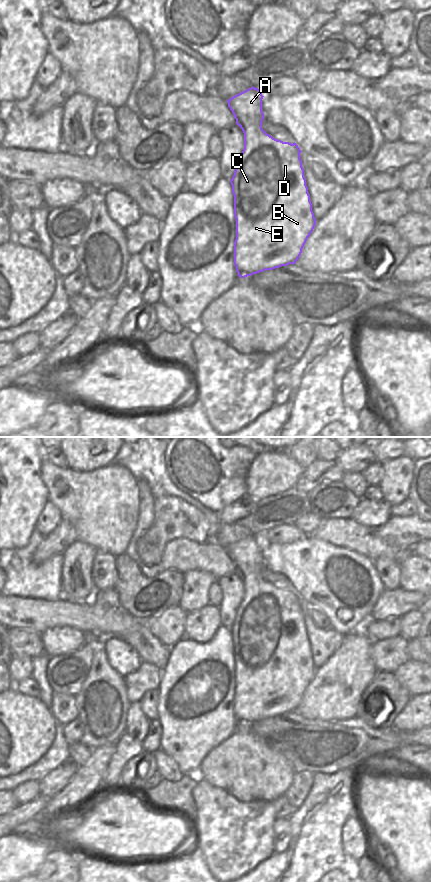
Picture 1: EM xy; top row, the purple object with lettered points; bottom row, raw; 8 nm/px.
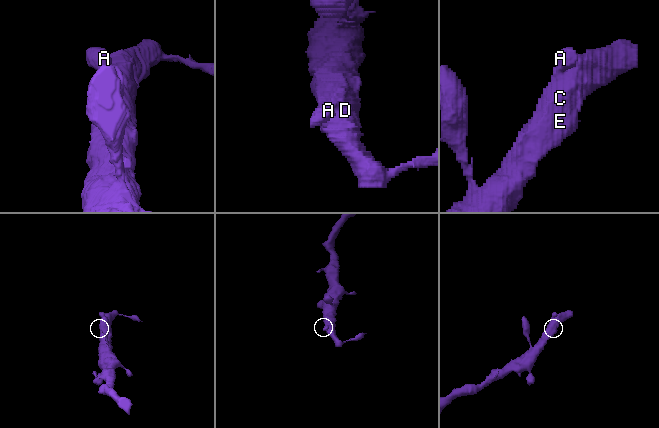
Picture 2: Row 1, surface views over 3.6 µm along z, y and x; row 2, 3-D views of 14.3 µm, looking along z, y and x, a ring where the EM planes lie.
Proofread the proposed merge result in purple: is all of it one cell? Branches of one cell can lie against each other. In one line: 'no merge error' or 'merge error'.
no merge error

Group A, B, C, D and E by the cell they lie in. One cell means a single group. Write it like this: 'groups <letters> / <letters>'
groups A B C D E

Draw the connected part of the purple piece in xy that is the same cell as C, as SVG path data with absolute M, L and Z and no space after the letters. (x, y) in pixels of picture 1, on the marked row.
M252 86L227 100L244 133L244 149L230 180L236 219L234 265L241 278L295 264L316 225L300 159L302 151L295 142L277 140L262 129L263 97Z

